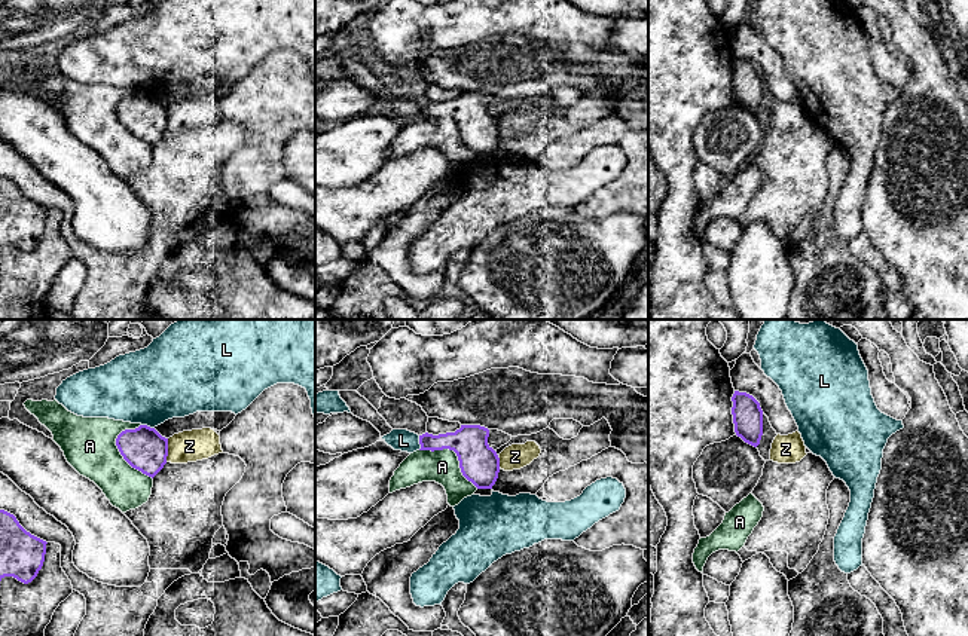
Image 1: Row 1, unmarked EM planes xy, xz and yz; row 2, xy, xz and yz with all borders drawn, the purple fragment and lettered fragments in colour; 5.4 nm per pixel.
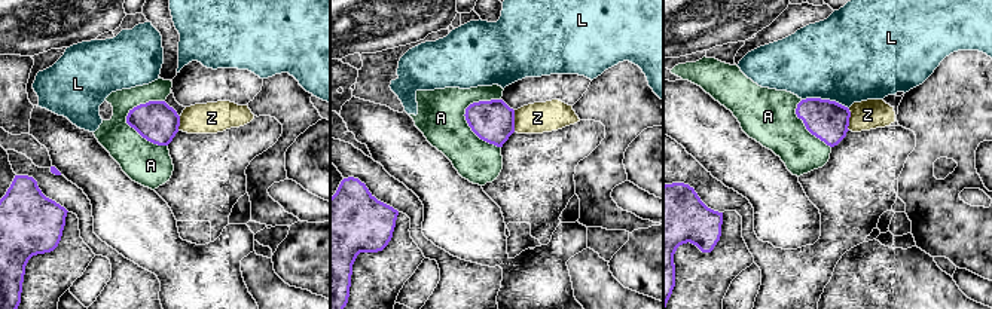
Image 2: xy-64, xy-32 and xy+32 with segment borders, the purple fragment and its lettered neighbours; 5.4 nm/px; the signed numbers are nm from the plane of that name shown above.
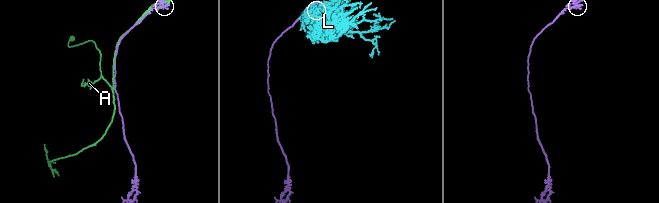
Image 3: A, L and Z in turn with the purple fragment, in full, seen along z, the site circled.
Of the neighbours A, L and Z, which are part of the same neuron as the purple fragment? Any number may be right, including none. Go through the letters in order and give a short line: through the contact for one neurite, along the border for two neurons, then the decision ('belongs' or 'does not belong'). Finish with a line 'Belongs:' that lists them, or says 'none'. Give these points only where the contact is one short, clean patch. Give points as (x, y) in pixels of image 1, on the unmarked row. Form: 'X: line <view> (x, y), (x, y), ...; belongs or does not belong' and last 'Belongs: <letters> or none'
A: does not belong
L: does not belong
Z: line xy (168, 106), (165, 128); does not belong
Belongs: none

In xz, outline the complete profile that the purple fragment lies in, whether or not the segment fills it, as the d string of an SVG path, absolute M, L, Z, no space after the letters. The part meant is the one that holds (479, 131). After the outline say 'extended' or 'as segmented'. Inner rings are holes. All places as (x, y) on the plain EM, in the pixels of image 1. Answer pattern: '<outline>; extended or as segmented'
M461 92L455 100L419 103L419 117L454 117L462 143L477 156L492 156L500 140L500 125L488 111L489 97L480 92Z; as segmented

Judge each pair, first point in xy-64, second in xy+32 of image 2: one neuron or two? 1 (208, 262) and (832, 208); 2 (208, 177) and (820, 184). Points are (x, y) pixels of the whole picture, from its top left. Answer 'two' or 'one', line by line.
1: two
2: one

